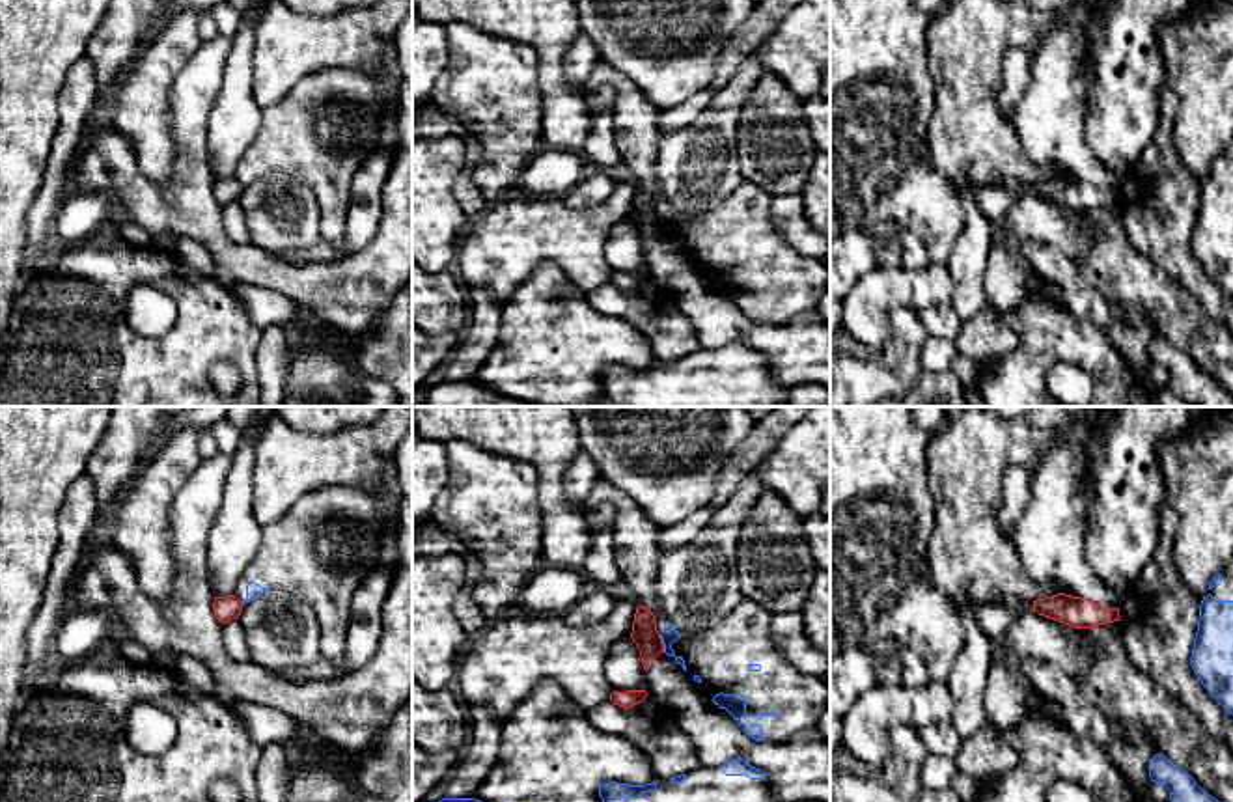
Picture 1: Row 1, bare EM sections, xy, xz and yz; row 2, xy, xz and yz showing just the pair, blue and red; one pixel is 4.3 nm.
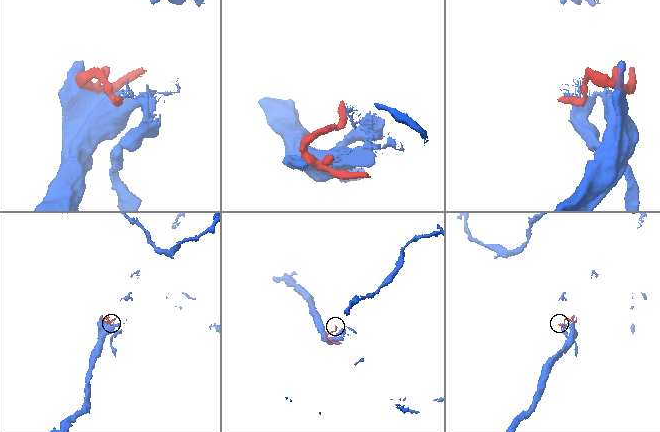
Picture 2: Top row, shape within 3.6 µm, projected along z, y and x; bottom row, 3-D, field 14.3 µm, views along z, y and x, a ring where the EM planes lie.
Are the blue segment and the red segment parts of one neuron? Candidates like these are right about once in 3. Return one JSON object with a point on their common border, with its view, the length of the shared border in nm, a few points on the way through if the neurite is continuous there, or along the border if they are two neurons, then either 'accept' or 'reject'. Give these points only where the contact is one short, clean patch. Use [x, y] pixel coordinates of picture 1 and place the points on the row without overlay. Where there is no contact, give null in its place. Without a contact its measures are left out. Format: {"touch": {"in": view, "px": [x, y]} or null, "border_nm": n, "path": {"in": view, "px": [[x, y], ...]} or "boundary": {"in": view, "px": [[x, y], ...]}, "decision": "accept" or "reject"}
{"touch": {"in": "xz", "px": [663, 224]}, "border_nm": 80, "decision": "reject"}

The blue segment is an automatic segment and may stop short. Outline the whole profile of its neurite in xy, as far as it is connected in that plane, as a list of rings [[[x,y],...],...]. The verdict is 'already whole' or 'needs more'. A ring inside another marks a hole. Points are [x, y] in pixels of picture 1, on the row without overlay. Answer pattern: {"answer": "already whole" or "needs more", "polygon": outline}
{"answer": "needs more", "polygon": [[[392,45],[384,56],[386,73],[373,76],[366,69],[330,67],[310,73],[298,80],[274,106],[263,110],[259,134],[241,159],[235,177],[246,187],[269,172],[284,172],[297,181],[308,185],[319,203],[319,233],[321,241],[341,248],[345,233],[345,218],[351,200],[351,181],[360,170],[364,157],[369,155],[377,142],[384,110],[397,104],[399,69],[395,63],[395,47]]]}

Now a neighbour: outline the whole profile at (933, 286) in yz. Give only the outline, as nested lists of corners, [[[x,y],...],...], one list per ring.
[[[942,265],[905,270],[877,267],[864,274],[843,297],[841,328],[856,341],[880,351],[890,338],[890,313],[949,304],[953,278]]]

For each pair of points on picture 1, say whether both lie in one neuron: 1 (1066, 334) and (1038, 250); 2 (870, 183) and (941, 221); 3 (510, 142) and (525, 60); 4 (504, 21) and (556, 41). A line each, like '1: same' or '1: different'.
1: different
2: same
3: same
4: same

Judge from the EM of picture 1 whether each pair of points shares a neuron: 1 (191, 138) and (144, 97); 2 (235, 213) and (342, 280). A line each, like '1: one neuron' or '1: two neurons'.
1: two neurons
2: two neurons

